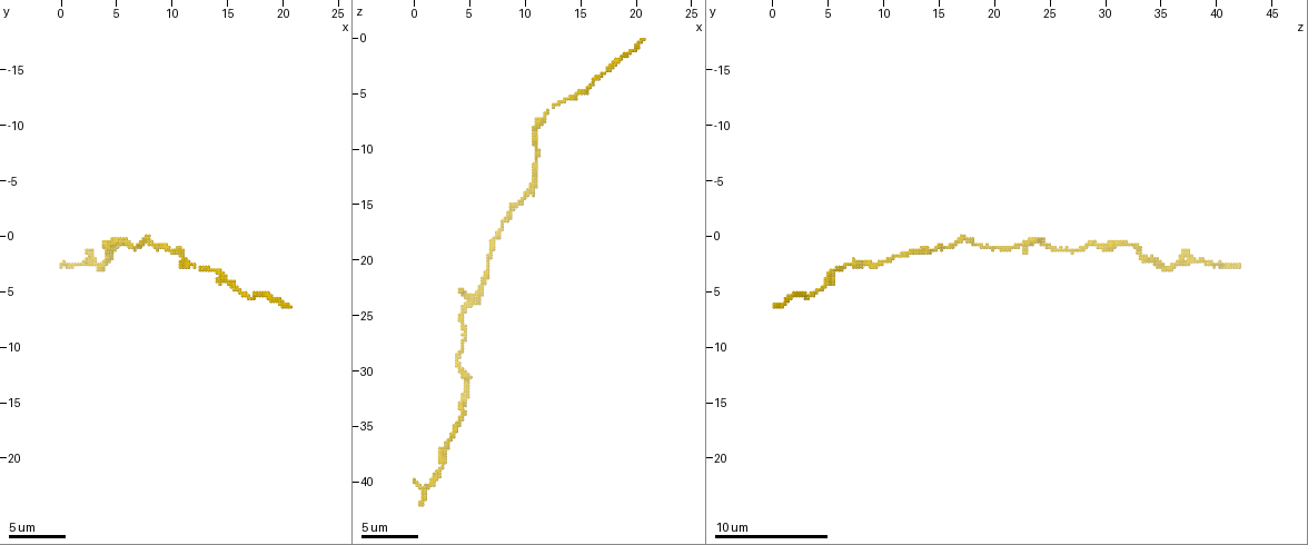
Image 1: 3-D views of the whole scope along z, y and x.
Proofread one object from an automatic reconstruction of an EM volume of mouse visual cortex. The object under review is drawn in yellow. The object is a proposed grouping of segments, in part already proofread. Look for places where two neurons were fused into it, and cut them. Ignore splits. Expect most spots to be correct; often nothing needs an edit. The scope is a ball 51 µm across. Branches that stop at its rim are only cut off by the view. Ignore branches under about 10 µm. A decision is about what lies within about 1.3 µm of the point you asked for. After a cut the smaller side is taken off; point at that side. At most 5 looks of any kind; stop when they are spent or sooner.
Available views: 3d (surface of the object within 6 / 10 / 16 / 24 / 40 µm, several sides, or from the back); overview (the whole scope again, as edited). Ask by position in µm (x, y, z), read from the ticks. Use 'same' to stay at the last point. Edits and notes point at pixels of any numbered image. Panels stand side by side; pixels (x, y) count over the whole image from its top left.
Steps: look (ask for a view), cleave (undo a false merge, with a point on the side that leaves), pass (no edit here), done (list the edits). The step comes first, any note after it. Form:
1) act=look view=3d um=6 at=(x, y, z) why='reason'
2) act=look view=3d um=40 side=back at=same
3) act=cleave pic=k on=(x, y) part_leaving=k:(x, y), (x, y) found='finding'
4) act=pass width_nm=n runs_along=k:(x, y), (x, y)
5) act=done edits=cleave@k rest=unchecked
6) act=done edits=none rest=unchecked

act=look view=3d um=16 at=(6.0, 0.6, 22.8) why='sudden change in width'

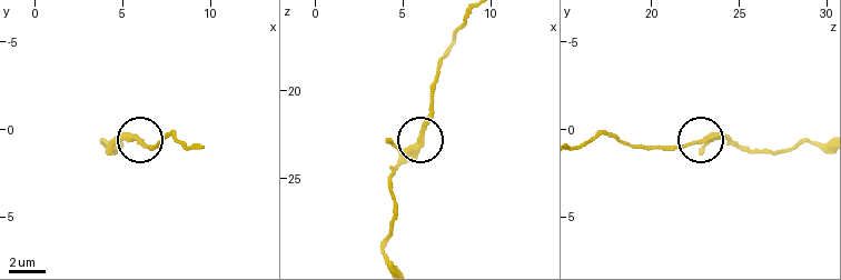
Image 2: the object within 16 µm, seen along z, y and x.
act=look view=3d um=6 at=(6.0, 0.8, 22.8)

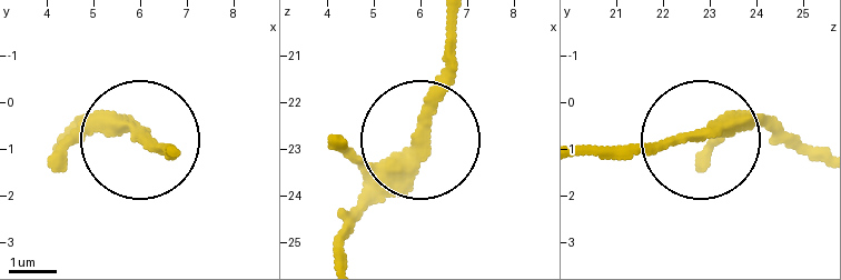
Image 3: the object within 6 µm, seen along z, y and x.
act=pass runs_along=3:(451, 26), (451, 73), (418, 144), (347, 224) found='one neuron here'

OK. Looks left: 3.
act=look view=3d um=6 at=(11.0, 2.6, 9.4) why='calibre changes'

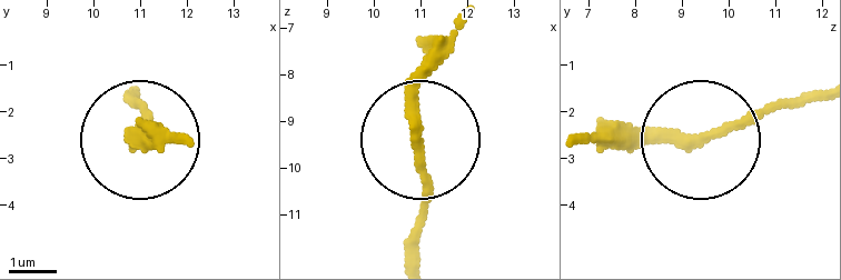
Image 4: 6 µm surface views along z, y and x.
act=pass runs_along=4:(818, 90), (685, 138), (582, 138) found='continuous, no second neuron'

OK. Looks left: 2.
act=look view=3d um=10 at=(9.6, 1.0, 14.8) why='sudden change in width'

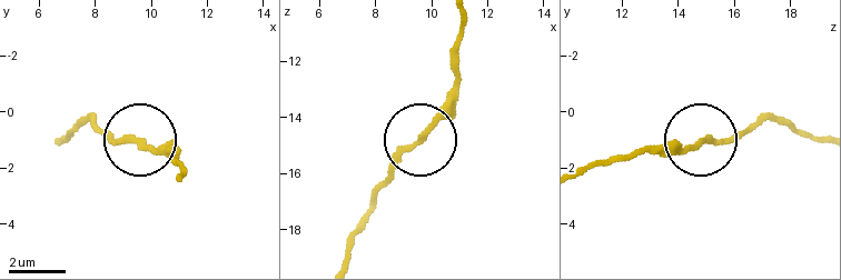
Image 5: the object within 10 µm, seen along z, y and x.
act=look view=3d um=10 side=back at=(9.5, 1.0, 14.8) why='from behind'

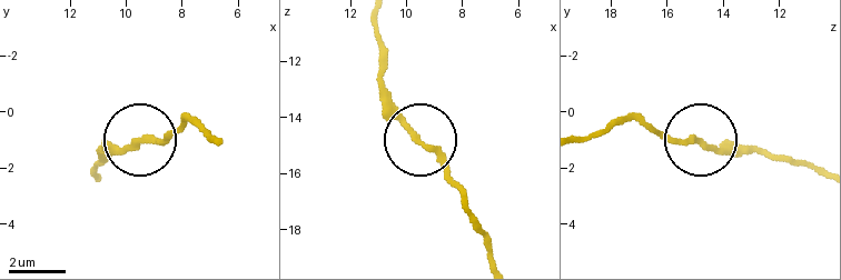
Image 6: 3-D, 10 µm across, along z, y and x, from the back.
act=pass runs_along=6:(583, 140), (631, 121), (674, 140), (758, 148) found='all the same neuron'

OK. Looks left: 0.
act=done edits=none rest=unchecked

